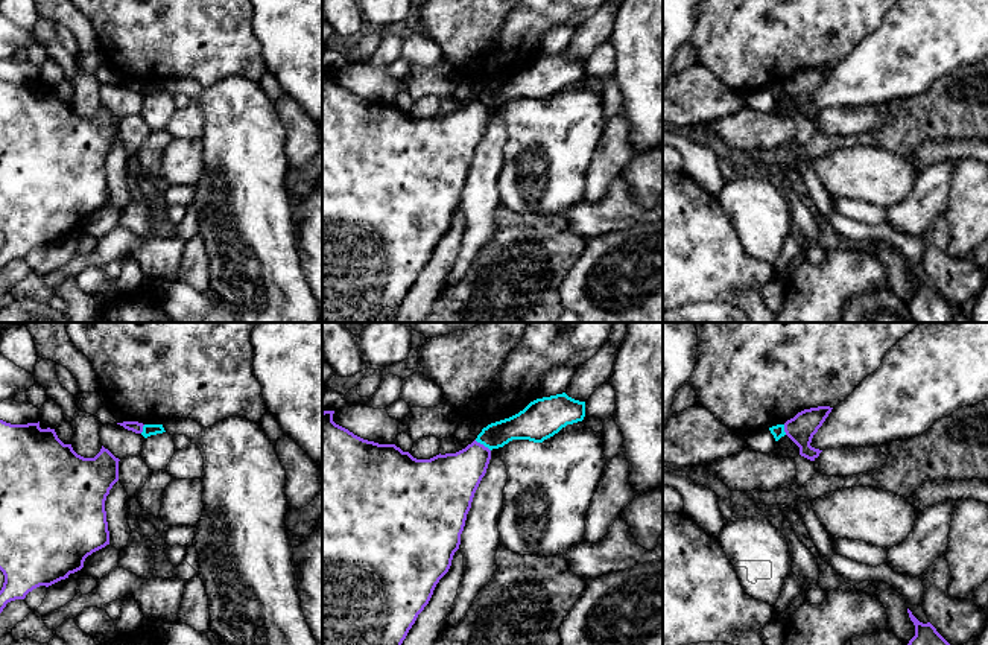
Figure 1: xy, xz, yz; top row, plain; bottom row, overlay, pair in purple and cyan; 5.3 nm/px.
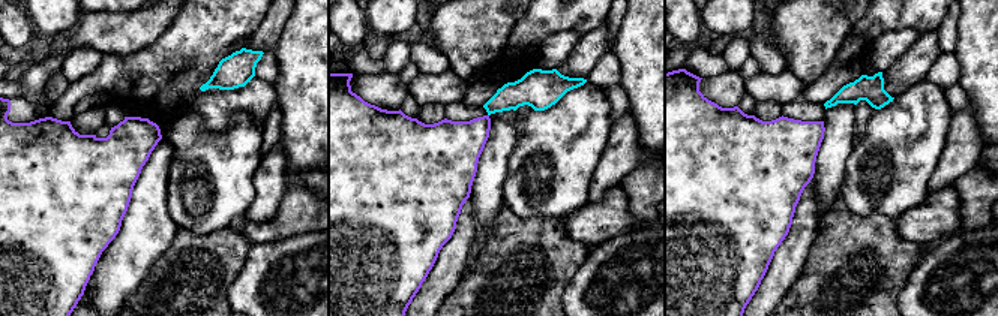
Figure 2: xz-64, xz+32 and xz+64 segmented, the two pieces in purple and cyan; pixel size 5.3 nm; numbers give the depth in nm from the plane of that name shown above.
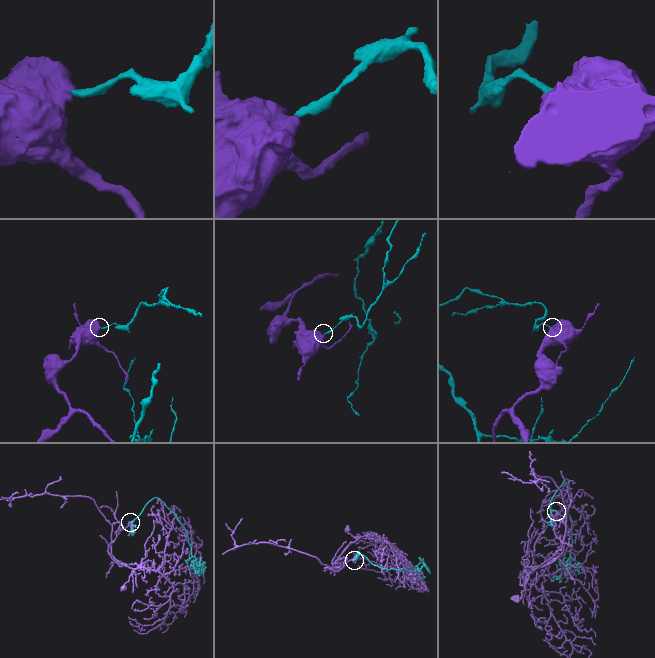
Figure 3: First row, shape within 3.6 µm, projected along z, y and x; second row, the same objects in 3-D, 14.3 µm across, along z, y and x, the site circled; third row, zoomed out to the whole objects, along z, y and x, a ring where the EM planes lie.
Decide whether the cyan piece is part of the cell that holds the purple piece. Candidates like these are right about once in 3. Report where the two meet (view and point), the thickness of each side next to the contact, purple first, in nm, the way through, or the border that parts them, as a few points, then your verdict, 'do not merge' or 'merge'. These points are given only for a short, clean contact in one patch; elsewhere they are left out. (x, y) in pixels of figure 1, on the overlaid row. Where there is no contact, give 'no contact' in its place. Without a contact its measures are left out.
contact xz (482, 444); calibres 280 and 150 nm; border xz (474, 440), (490, 451); do not merge

